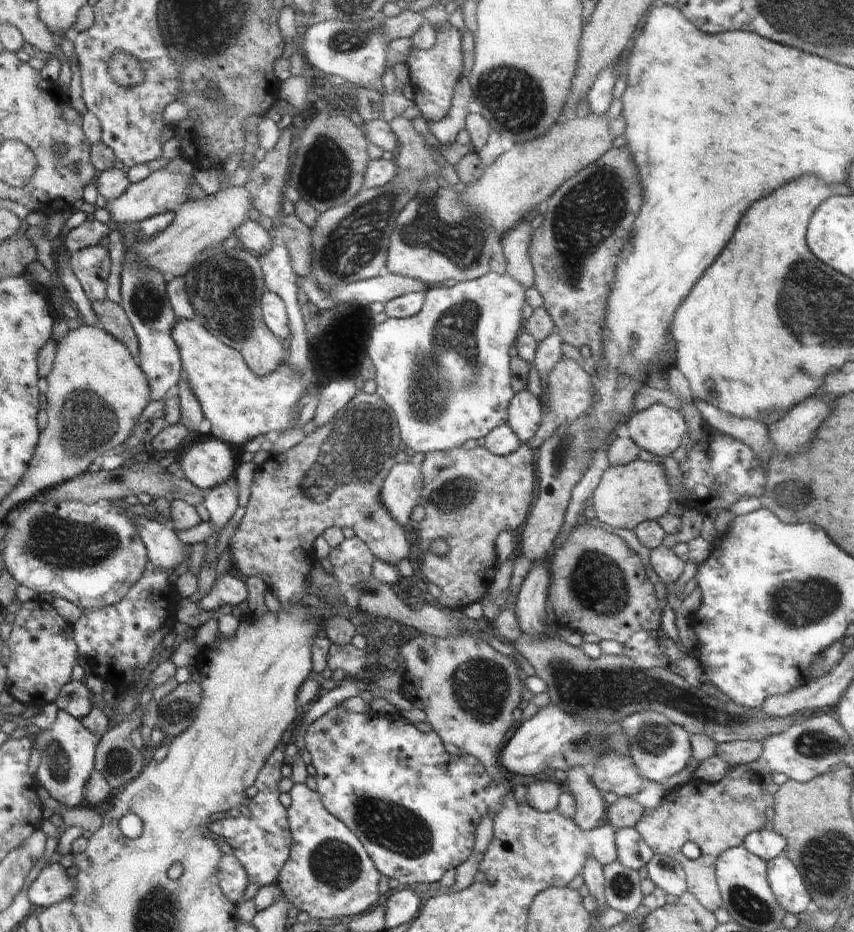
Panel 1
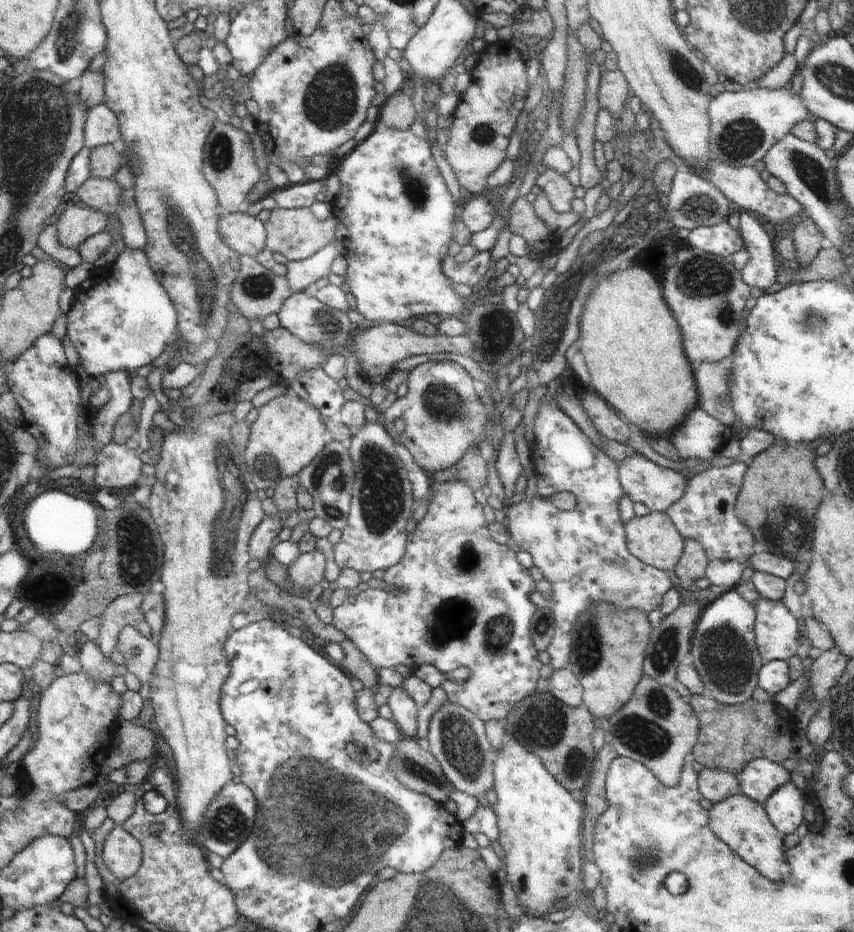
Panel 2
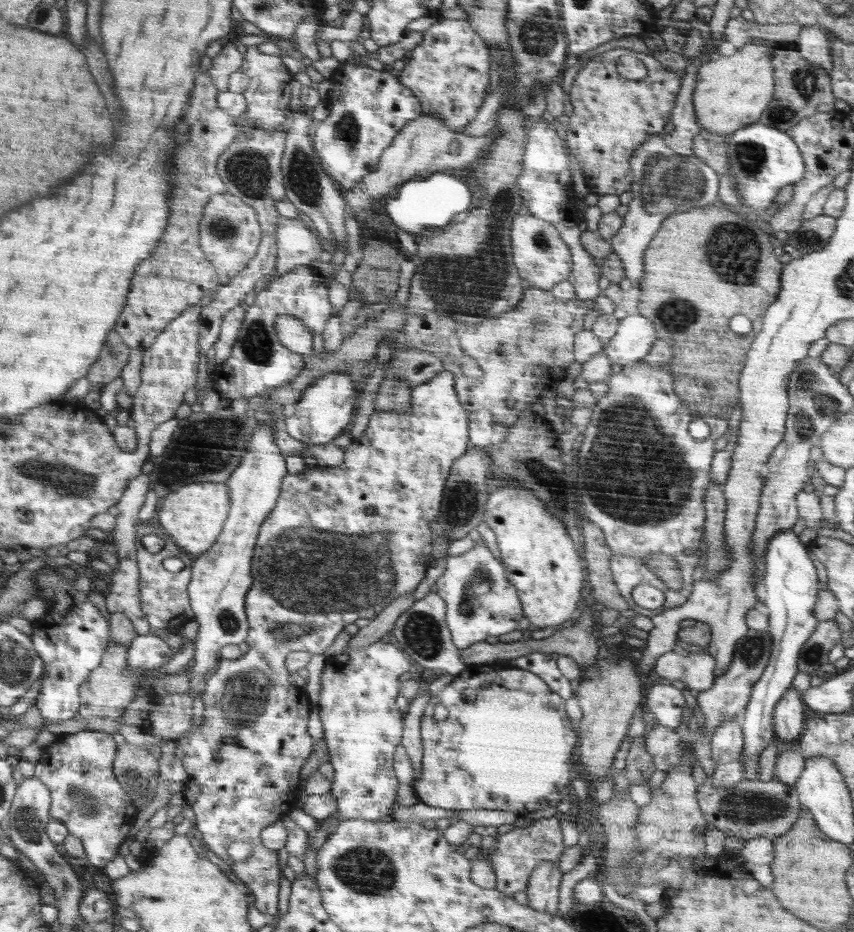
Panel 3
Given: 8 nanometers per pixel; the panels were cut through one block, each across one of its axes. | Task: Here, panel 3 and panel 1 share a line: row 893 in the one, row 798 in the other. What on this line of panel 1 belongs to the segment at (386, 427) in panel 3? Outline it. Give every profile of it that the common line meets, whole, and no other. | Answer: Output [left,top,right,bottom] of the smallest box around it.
[210,741,293,887]

